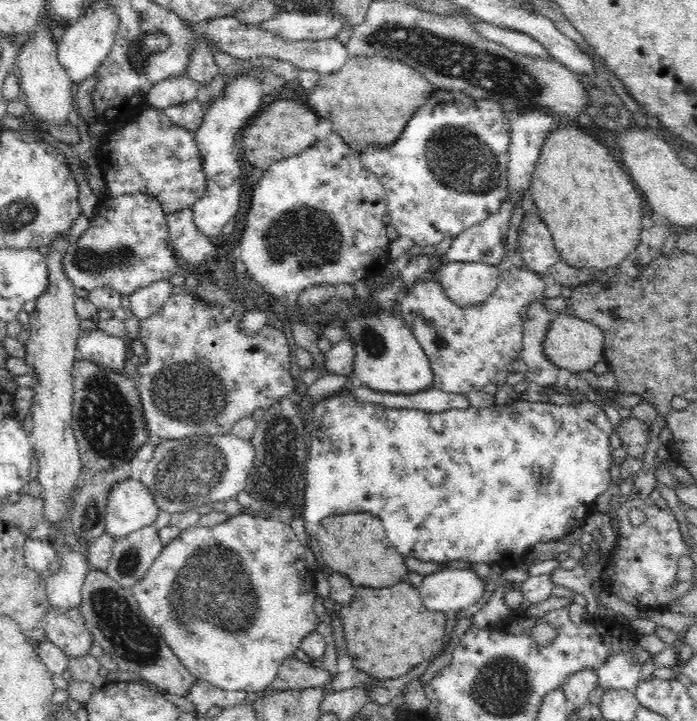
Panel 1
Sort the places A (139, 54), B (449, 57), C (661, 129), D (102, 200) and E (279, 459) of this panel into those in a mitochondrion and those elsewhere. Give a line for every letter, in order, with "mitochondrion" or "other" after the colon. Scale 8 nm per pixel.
A: mitochondrion
B: mitochondrion
C: other
D: other
E: mitochondrion

